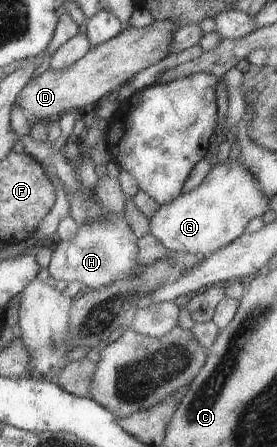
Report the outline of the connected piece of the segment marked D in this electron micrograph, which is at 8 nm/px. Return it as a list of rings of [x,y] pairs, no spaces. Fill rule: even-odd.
[[[170,20],[153,21],[140,28],[128,26],[110,40],[91,47],[82,58],[66,66],[64,70],[47,69],[28,80],[16,96],[16,104],[29,122],[56,119],[71,110],[88,110],[108,93],[127,84],[135,73],[166,58],[170,54],[170,38],[176,30],[178,26]]]

